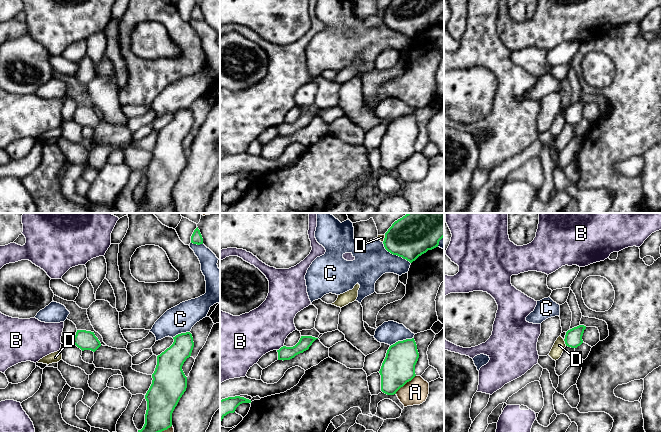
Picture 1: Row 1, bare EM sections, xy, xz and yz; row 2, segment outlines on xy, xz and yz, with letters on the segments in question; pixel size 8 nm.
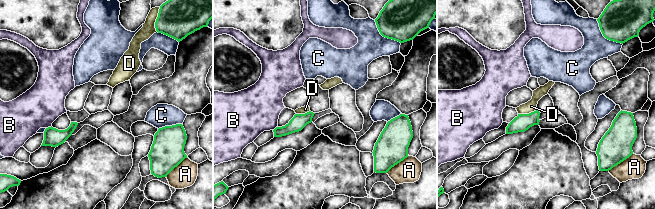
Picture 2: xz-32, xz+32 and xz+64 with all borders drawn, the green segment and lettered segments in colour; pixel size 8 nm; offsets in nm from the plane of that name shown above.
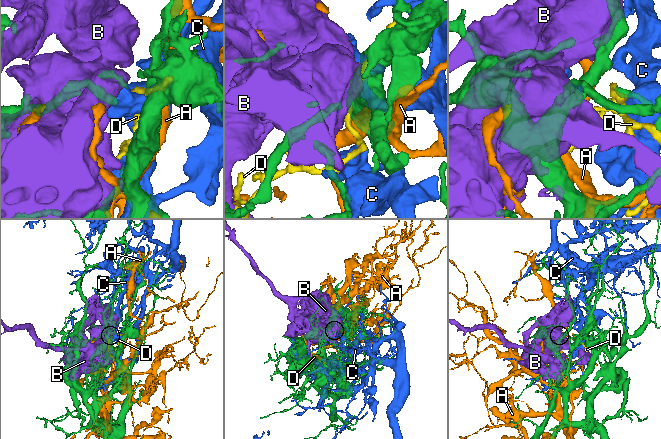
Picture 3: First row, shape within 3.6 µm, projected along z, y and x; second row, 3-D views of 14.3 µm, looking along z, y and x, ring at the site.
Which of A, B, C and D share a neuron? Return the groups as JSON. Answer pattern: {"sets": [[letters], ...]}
{"sets": [["A"], ["B"], ["C"], ["D"]]}

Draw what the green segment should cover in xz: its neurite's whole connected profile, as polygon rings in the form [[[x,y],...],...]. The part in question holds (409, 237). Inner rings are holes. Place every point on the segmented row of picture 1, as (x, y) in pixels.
[[[407,213],[385,233],[385,249],[410,263],[439,245],[444,237],[444,213]]]

